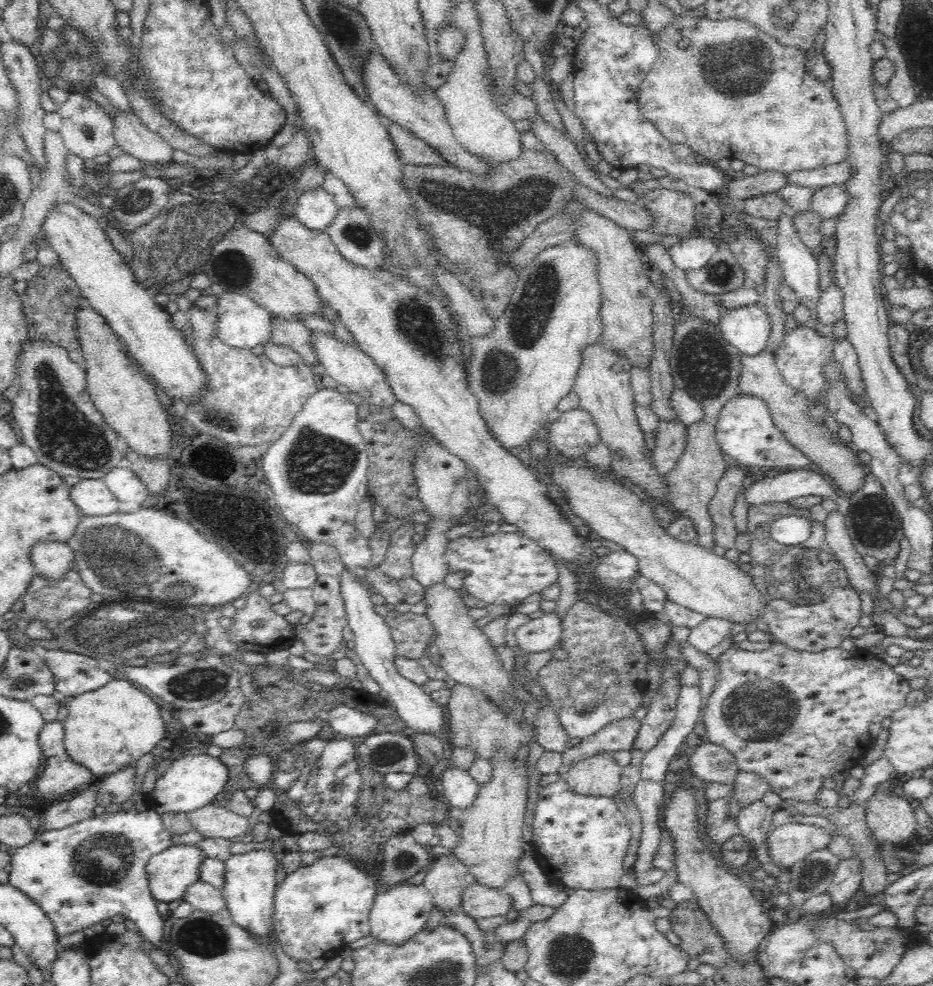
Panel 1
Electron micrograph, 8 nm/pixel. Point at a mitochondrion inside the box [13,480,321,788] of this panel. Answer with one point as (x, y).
(115, 556)

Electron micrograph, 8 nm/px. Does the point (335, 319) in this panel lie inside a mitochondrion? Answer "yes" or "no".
no

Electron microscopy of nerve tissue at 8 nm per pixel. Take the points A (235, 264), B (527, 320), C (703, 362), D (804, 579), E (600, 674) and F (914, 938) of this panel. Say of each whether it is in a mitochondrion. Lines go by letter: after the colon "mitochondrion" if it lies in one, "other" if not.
A: mitochondrion
B: mitochondrion
C: mitochondrion
D: mitochondrion
E: mitochondrion
F: other

